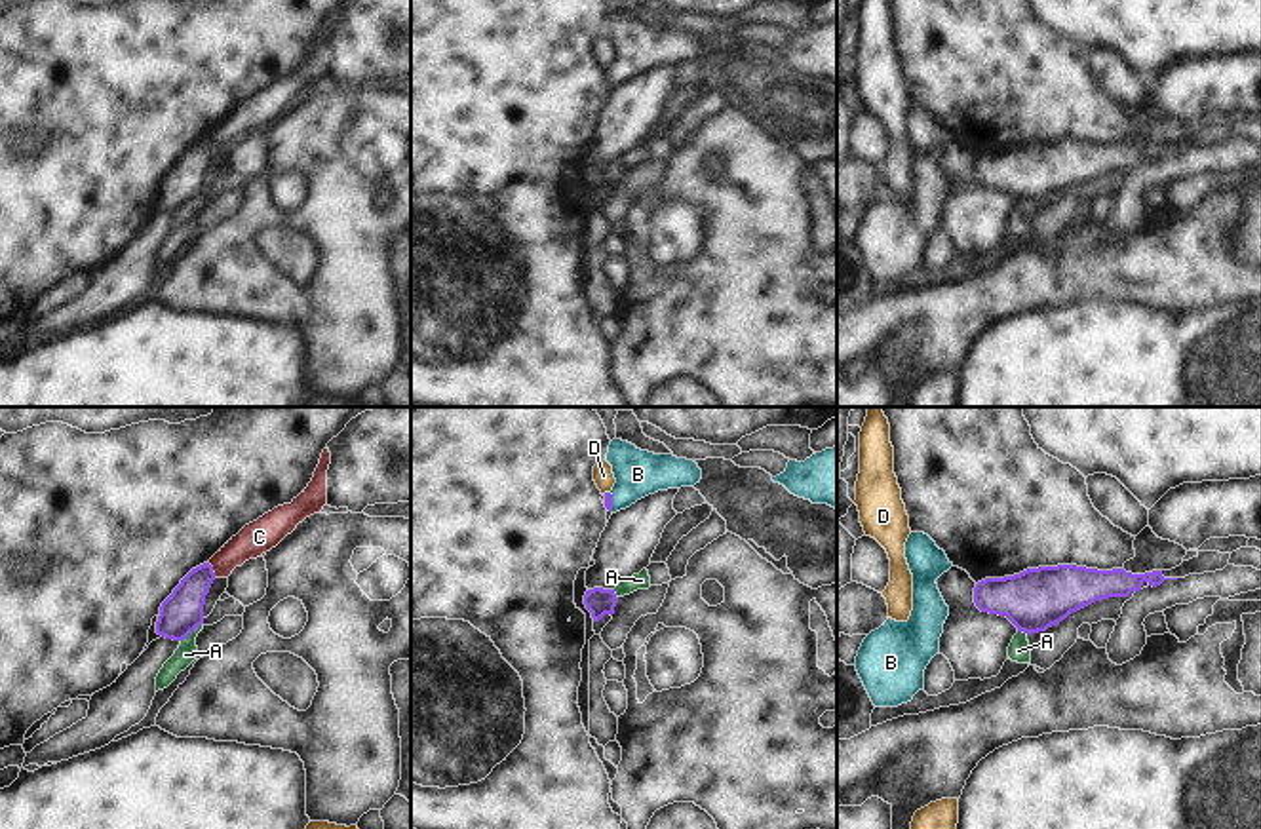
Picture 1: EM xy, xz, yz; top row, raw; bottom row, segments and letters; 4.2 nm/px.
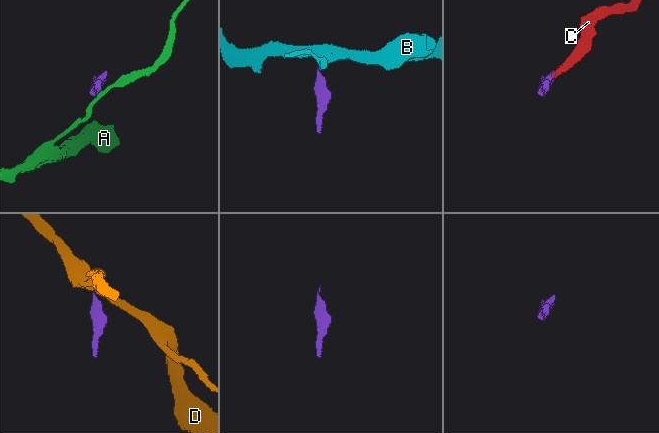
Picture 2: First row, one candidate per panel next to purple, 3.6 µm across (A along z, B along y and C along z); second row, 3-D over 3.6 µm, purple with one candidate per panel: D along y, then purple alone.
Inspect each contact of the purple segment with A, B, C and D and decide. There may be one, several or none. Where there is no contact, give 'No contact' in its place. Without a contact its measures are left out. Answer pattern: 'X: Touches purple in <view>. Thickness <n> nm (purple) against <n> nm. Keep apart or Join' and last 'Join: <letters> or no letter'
A: Touches purple in xy. Thickness 180 nm (purple) against 90 nm. Keep apart
B: Touches purple in xz. Thickness 30 nm (purple) against 200 nm. Join
C: Touches purple in xy. Thickness 180 nm (purple) against 140 nm. Keep apart
D: Touches purple in xz. Thickness 30 nm (purple) against 90 nm. Keep apart
Join: B.

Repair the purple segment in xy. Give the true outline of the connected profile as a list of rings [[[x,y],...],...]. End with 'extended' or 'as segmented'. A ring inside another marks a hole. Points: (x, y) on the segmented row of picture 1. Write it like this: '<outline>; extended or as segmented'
[[[209,563],[192,569],[162,603],[156,633],[165,639],[183,641],[202,626],[205,595],[213,580],[215,572]]]; as segmented

